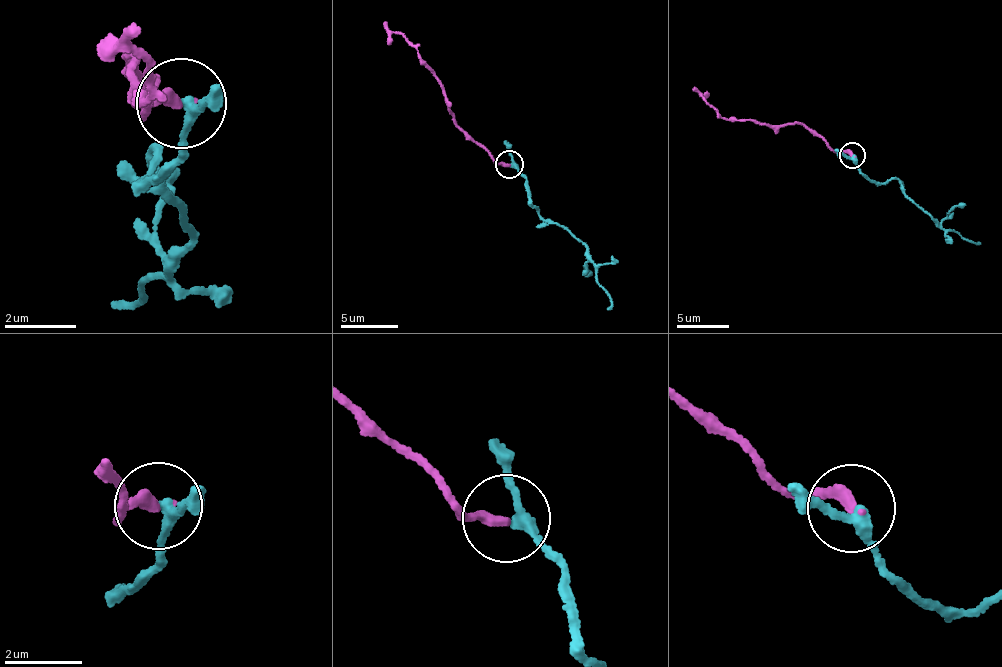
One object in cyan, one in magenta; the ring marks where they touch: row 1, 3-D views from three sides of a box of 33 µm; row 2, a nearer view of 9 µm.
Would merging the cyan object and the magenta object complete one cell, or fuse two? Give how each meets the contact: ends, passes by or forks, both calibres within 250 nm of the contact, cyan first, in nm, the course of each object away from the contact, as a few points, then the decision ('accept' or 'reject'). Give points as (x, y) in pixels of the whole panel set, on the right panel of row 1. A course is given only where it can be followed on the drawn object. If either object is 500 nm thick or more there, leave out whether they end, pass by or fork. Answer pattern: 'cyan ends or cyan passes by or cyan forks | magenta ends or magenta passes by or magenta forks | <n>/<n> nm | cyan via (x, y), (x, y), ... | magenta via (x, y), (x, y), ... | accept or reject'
cyan passes by | magenta ends | 240/300 nm | cyan via (852, 155), (860, 170), (880, 182), (894, 178), (903, 194), (928, 216), (978, 242) | magenta via (851, 155), (799, 123), (759, 125), (748, 120), (724, 119), (695, 86) | accept

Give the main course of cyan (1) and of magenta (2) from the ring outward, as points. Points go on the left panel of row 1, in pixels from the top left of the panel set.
1: (188, 100), (182, 145), (141, 178), (154, 148), (168, 192), (190, 238), (134, 286), (140, 300), (110, 305)
2: (180, 101), (146, 109), (127, 53), (157, 90), (159, 84), (144, 105), (131, 20)

